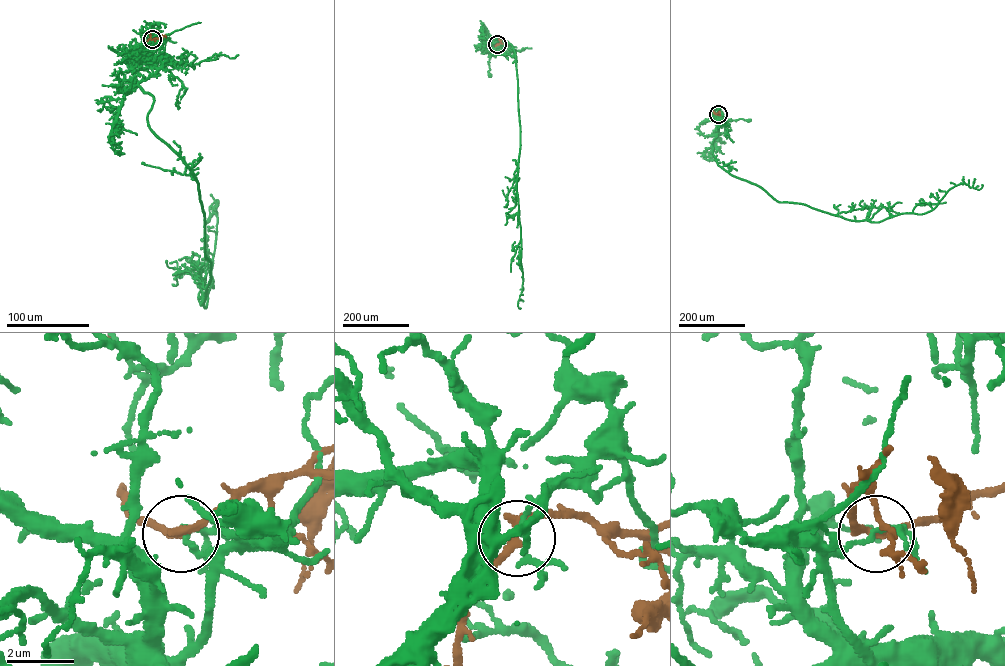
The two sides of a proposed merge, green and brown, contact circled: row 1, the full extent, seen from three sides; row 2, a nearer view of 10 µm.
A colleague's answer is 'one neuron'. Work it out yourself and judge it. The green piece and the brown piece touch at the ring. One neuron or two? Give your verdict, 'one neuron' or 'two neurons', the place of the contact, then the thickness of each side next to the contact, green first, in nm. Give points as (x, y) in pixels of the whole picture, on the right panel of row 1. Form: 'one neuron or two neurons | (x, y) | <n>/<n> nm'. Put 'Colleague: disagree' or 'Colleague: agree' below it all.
two neurons | (718, 114) | 140/240 nm
Colleague: disagree

